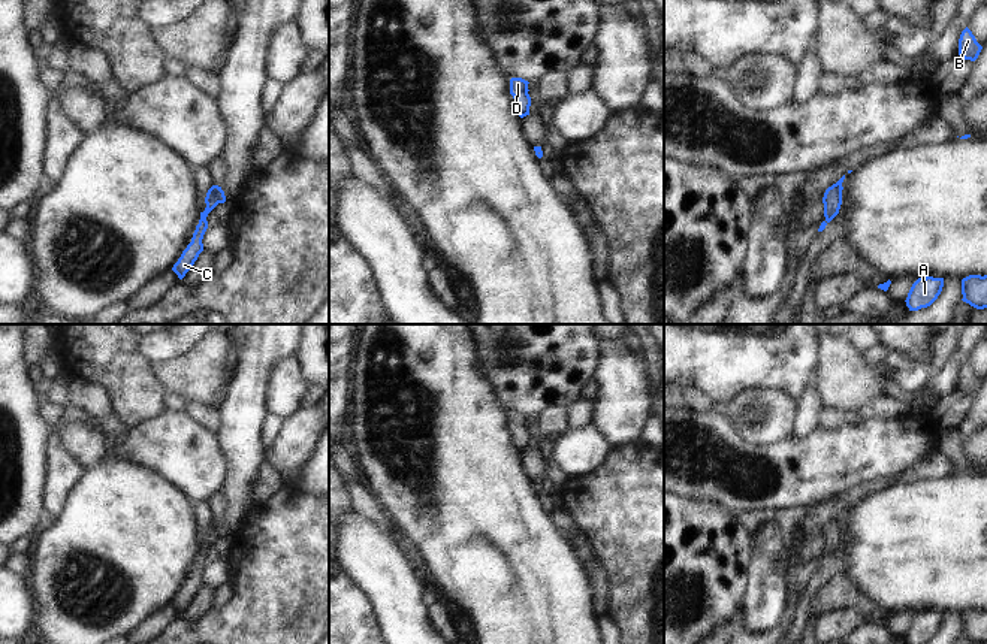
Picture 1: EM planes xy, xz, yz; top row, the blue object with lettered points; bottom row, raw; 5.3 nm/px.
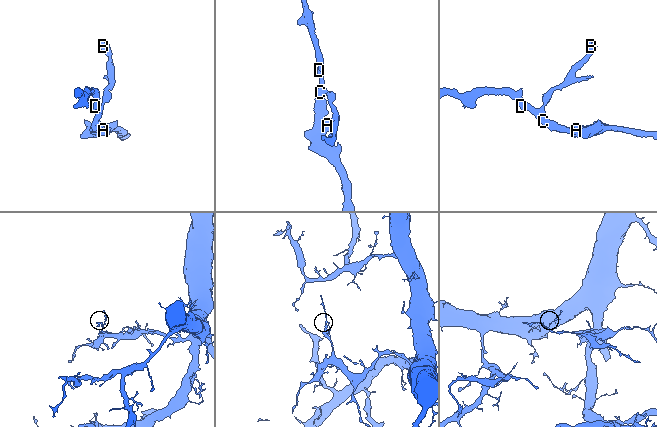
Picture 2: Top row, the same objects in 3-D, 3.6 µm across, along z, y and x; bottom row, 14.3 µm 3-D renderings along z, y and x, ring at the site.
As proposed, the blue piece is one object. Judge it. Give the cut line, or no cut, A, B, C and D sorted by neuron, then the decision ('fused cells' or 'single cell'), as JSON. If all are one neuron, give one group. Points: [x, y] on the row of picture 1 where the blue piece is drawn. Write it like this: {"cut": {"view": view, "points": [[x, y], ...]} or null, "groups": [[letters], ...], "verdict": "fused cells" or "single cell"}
{"cut": null, "groups": [["A", "B", "C", "D"]], "verdict": "single cell"}

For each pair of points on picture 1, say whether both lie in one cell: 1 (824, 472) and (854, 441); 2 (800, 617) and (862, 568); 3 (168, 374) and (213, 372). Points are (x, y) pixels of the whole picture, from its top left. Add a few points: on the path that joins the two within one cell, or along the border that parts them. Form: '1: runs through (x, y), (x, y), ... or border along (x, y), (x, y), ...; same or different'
1: runs through (830, 465), (847, 449); same
2: border along (839, 546), (842, 553), (841, 571); different
3: runs through (178, 374), (202, 372); same

